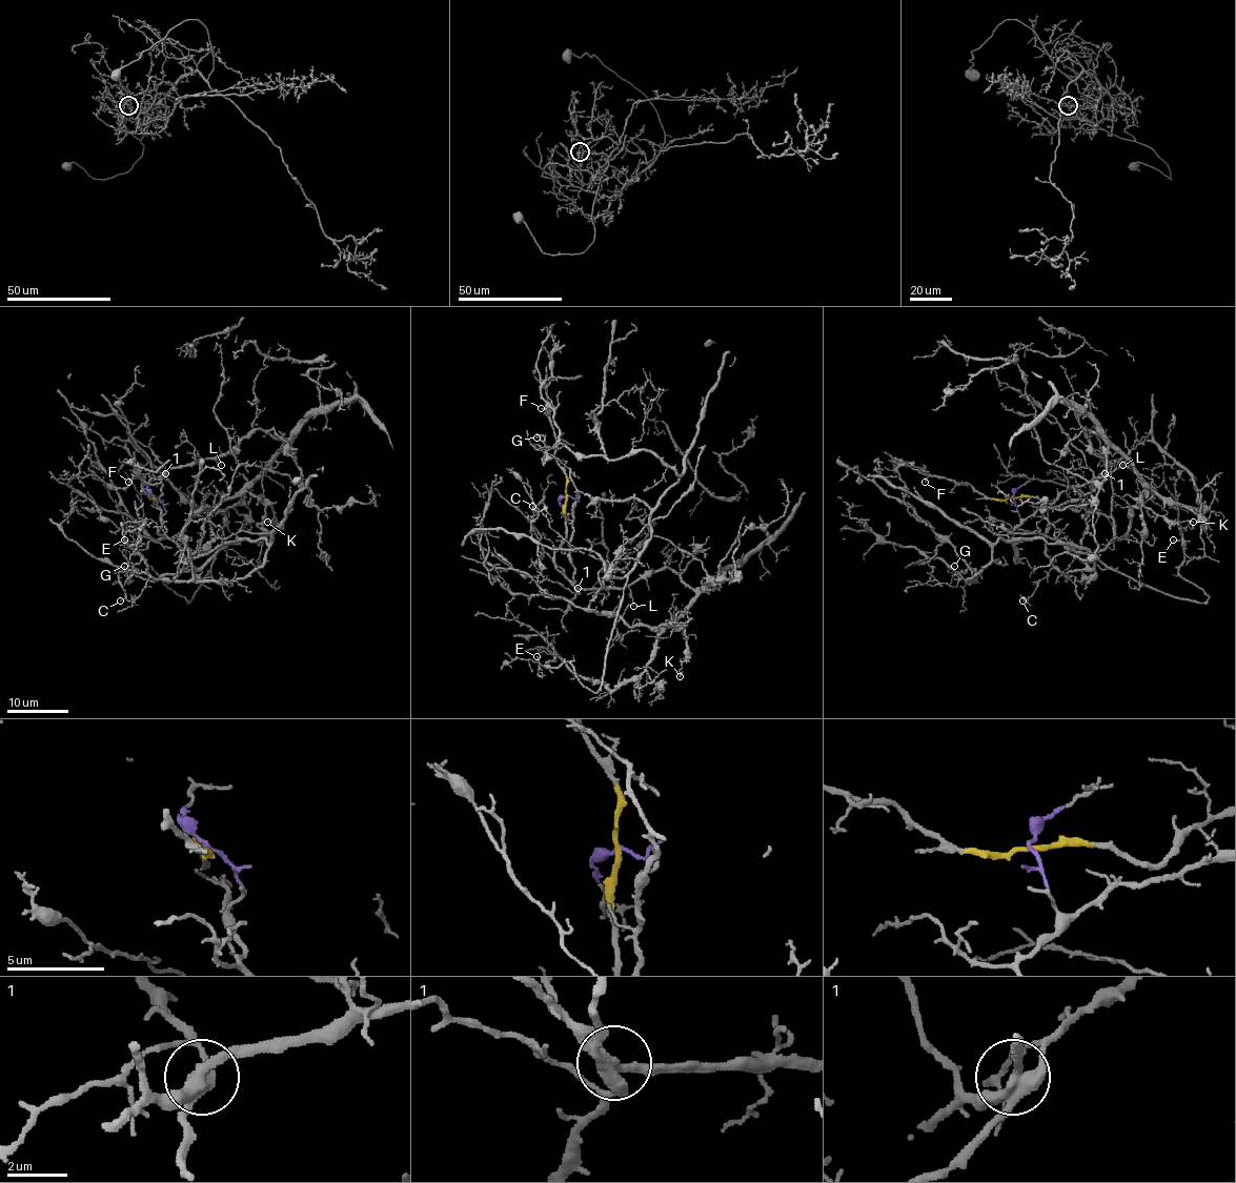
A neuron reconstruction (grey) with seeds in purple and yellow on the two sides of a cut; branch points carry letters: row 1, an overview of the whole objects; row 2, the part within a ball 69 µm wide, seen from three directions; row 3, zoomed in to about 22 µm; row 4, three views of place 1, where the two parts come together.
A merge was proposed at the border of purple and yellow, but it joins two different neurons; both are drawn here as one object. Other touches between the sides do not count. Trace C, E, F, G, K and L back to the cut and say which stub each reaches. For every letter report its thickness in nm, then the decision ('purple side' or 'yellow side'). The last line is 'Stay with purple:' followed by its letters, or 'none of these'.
C: 140 nm thick; purple side
E: 130 nm thick; purple side
F: 150 nm thick; yellow side
G: 110 nm thick; purple side
K: 200 nm thick; yellow side
L: 100 nm thick; yellow side
Stay with purple: C, E, G

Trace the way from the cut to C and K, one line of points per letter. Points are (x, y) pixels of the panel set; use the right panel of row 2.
C: (1011, 497), (1016, 558), (1028, 538), (1094, 557), (1067, 579), (1053, 569), (1021, 602)
K: (1011, 497), (1051, 504), (1105, 473), (1105, 460), (1085, 430), (1094, 430), (1132, 465), (1146, 508), (1193, 522)

